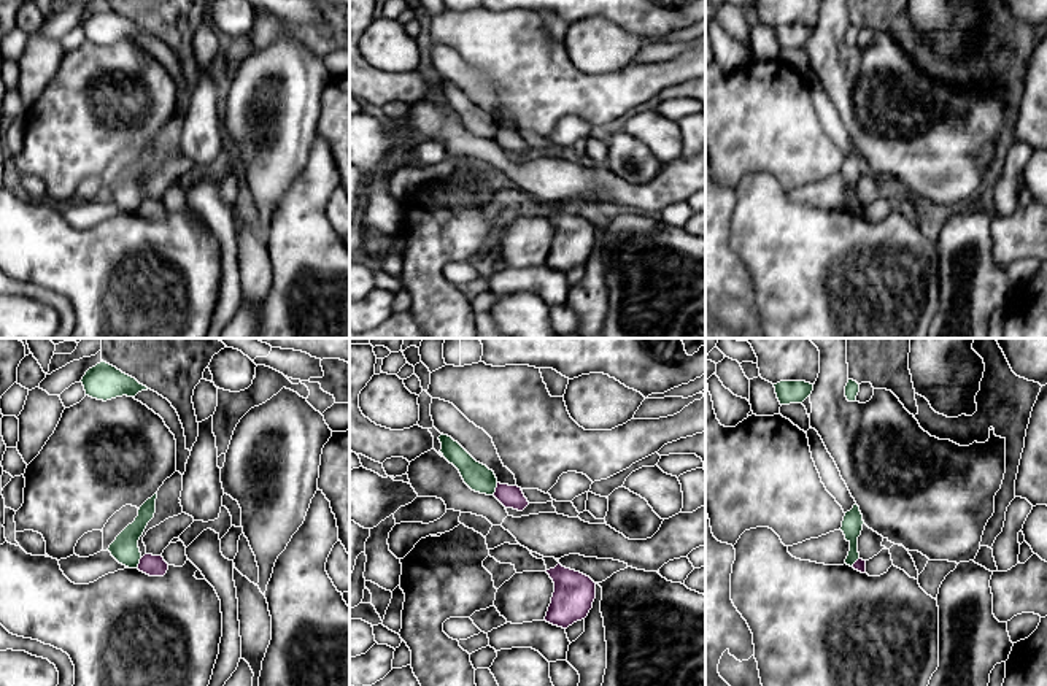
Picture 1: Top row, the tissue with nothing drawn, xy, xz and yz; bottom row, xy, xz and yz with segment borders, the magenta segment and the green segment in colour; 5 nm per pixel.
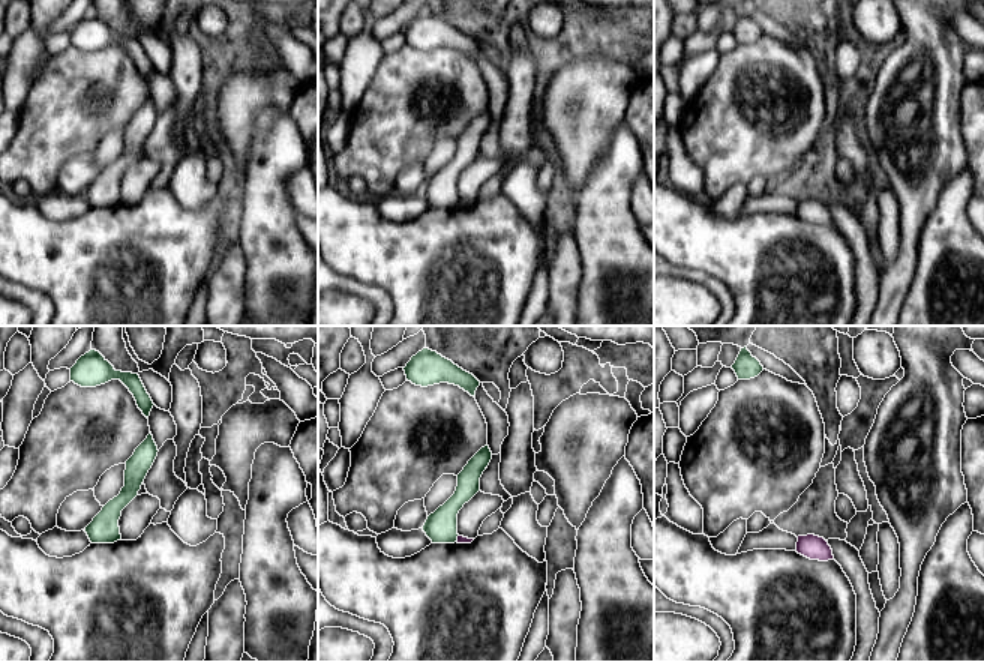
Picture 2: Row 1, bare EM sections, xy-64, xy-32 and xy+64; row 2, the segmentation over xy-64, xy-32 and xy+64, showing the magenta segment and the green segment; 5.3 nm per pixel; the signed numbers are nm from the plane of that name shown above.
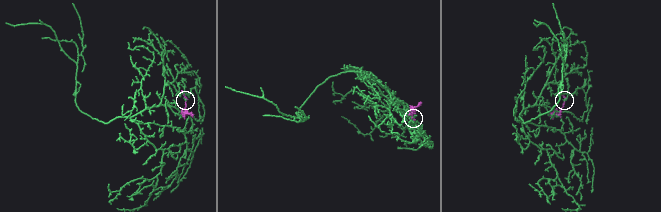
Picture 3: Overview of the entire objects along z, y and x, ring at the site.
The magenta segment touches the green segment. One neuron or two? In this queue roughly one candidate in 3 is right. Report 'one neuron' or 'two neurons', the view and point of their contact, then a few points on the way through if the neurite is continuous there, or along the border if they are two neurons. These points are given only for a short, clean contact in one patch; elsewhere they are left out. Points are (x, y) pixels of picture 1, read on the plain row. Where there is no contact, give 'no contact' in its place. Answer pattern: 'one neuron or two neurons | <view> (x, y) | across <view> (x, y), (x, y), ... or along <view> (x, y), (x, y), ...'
two neurons | xz (496, 134) | along xz (498, 127), (493, 138)

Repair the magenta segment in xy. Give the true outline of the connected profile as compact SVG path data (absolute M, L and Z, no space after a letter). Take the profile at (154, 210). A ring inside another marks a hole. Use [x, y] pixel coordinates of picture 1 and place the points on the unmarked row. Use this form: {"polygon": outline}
{"polygon": "M145 198L137 213L149 221L164 221L168 214L168 208L162 200Z"}

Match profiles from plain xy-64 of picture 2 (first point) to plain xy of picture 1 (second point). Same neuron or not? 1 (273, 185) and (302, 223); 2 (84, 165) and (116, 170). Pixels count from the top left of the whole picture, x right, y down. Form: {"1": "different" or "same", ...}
{"1": "same", "2": "different"}

